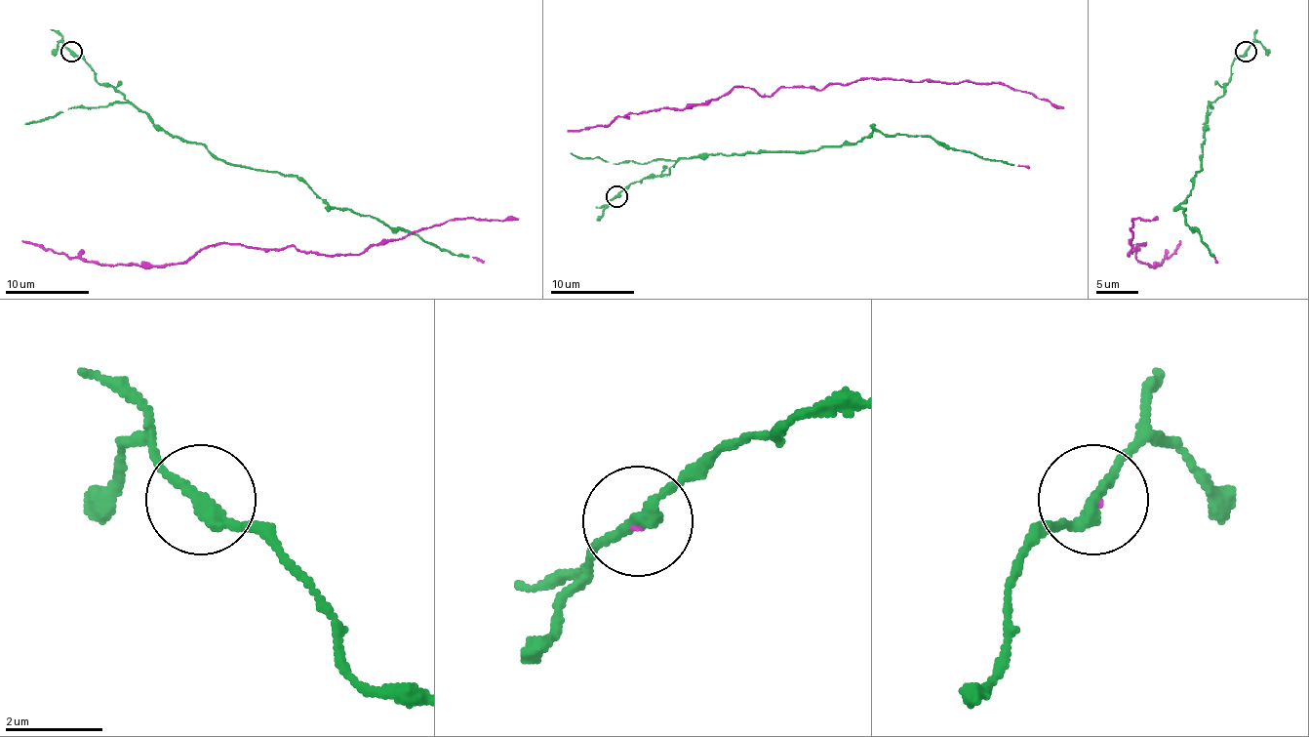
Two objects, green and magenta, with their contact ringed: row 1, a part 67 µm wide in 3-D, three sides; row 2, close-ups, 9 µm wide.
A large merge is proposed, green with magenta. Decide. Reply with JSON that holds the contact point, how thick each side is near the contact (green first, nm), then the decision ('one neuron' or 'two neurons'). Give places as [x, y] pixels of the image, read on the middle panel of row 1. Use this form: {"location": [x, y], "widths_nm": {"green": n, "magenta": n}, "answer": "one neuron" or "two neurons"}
{"location": [616, 196], "widths_nm": {"green": 280, "magenta": 50}, "answer": "one neuron"}

